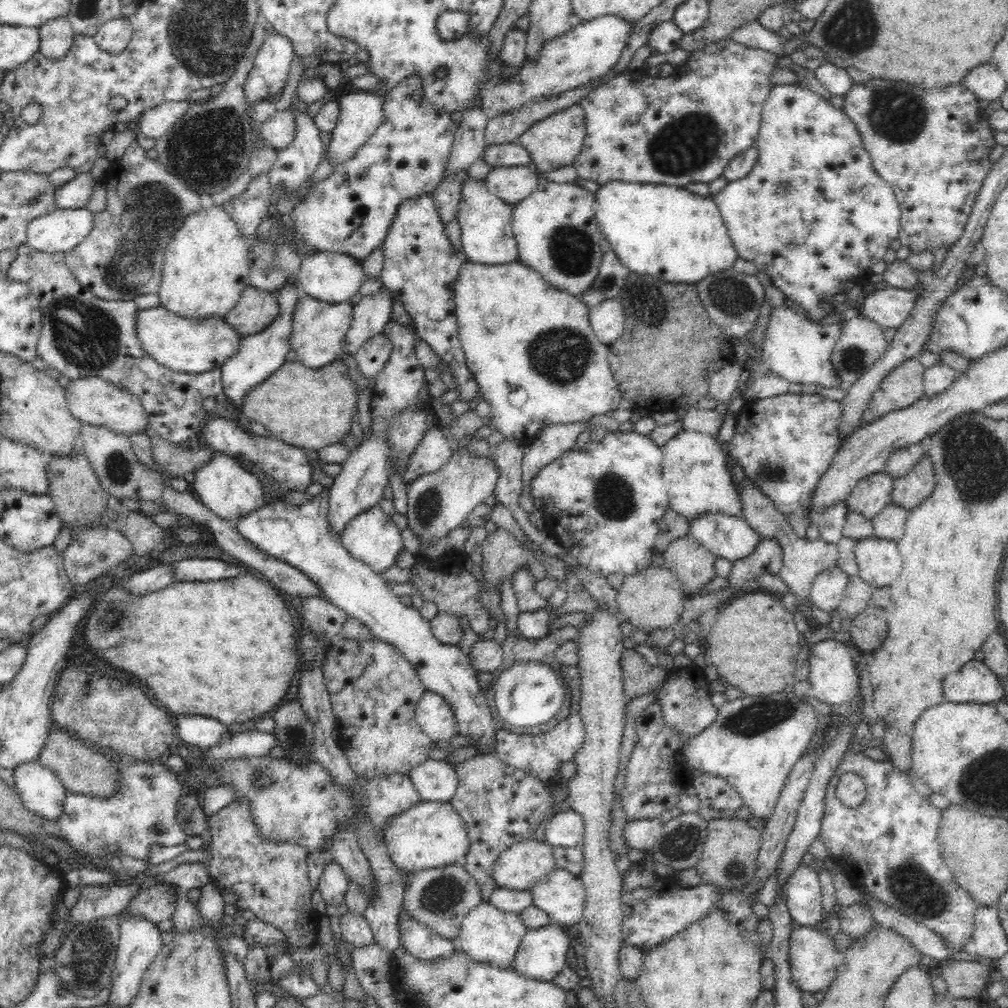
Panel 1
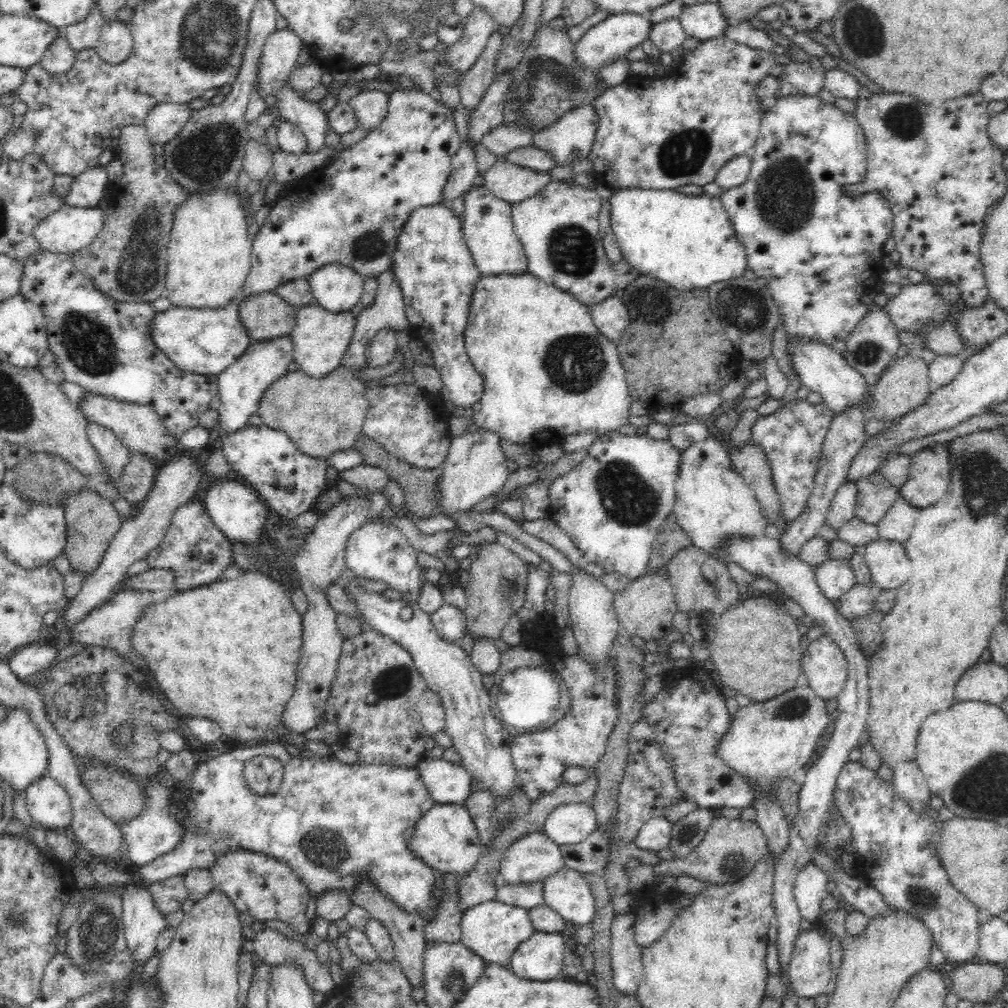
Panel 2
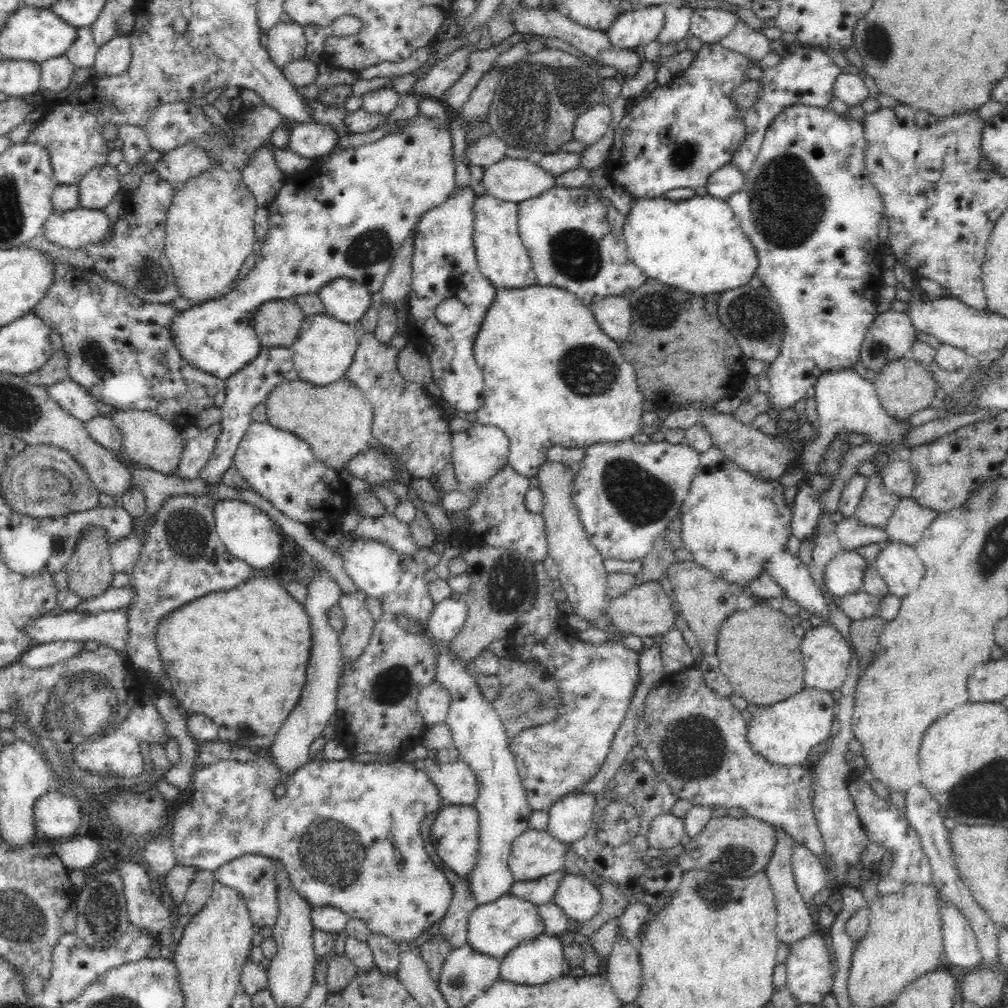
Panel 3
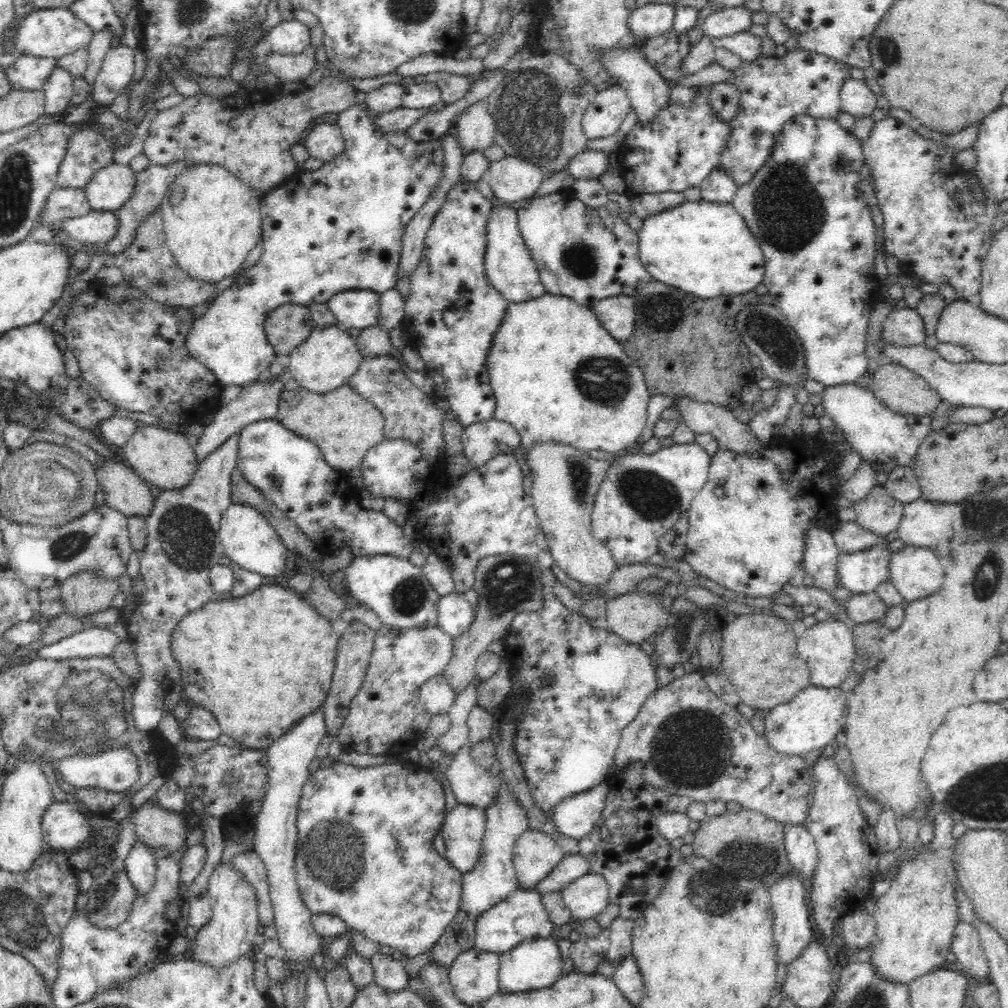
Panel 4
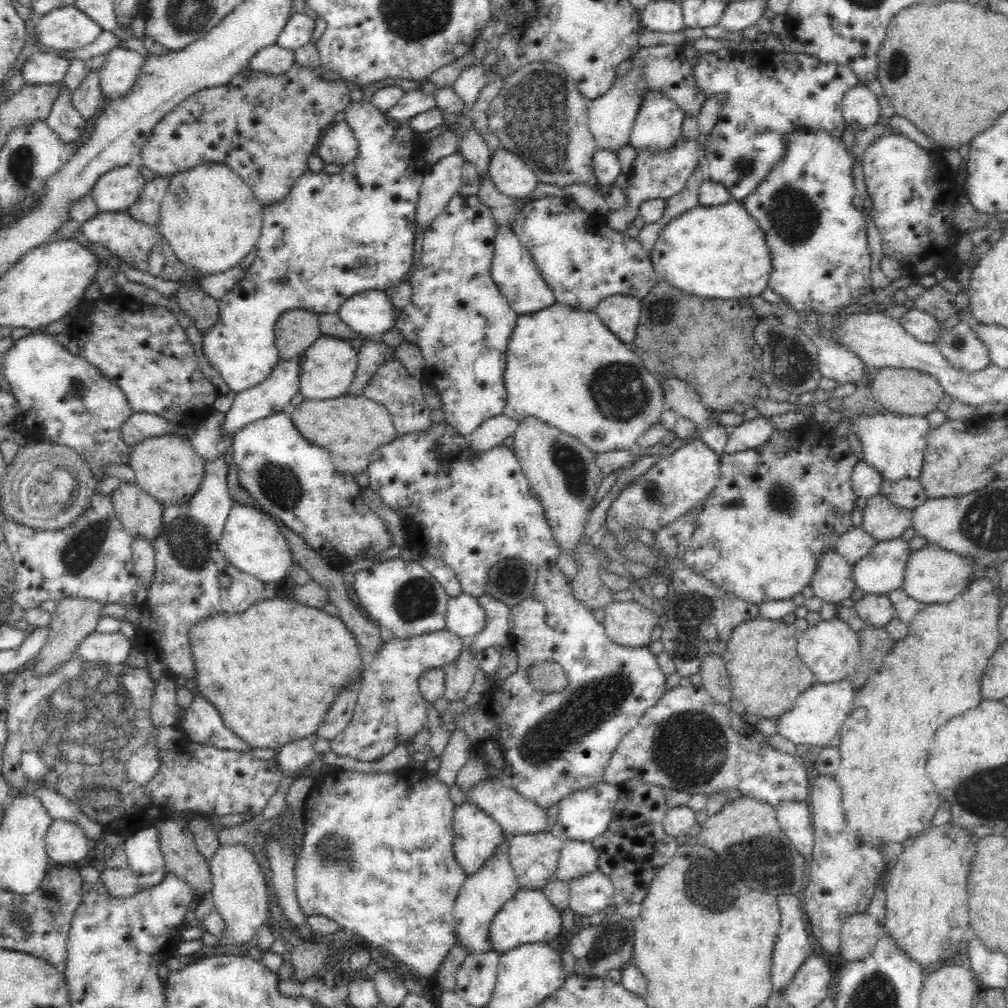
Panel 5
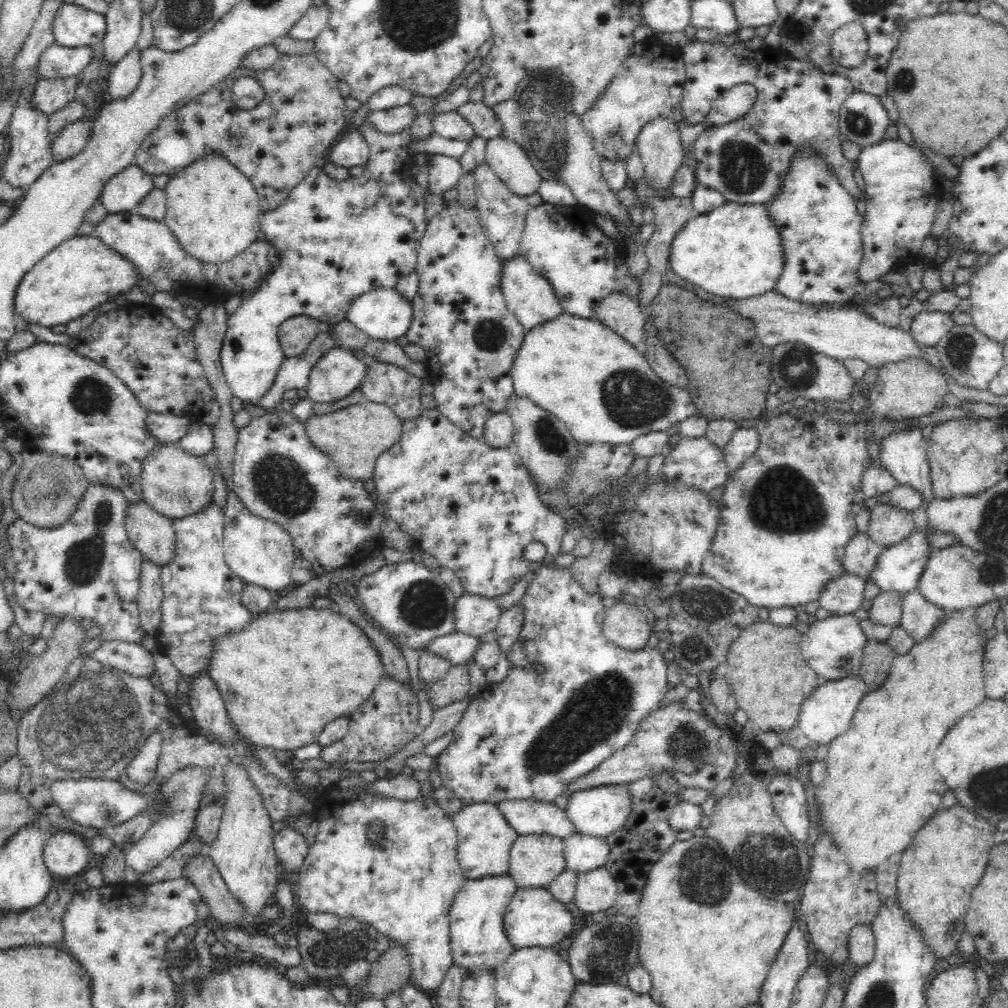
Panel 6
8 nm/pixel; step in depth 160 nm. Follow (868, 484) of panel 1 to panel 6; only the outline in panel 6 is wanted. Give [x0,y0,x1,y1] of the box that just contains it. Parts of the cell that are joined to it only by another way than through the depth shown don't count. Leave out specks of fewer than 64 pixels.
[866,502,914,547]

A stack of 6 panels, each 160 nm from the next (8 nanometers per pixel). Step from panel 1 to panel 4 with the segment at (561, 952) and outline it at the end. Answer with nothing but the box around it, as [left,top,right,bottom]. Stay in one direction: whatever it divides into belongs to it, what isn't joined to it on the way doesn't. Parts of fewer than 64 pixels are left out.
[499,936,563,993]

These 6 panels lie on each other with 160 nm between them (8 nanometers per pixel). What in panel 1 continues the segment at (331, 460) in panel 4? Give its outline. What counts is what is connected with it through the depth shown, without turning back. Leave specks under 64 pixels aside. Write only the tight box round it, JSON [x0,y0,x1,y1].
[240,358,356,451]

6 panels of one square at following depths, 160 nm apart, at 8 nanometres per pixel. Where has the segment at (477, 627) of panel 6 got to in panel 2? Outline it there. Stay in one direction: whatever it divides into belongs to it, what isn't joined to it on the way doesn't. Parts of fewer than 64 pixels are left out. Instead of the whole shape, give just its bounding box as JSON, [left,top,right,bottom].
[431,603,467,644]

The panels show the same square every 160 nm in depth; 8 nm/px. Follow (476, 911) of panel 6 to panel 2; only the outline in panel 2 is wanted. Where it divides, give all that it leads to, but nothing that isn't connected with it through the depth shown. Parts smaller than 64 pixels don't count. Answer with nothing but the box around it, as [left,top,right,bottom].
[334,568,518,800]

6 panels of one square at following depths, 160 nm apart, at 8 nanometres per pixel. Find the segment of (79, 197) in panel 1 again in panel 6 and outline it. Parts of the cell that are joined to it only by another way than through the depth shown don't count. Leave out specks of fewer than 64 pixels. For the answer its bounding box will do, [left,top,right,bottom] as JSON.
[98,162,154,214]

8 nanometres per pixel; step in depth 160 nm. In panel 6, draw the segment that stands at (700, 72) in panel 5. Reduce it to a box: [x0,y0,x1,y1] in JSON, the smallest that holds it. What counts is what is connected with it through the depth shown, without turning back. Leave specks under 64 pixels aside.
[681,41,862,205]

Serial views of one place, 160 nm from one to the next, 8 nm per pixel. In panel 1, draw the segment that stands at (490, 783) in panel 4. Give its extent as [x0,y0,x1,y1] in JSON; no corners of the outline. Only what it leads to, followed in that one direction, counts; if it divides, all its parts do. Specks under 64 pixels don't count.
[408,760,458,802]

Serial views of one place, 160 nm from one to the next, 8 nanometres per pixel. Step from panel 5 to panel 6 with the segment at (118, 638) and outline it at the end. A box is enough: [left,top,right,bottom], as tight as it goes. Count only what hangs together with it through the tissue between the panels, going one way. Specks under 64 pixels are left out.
[87,640,155,677]

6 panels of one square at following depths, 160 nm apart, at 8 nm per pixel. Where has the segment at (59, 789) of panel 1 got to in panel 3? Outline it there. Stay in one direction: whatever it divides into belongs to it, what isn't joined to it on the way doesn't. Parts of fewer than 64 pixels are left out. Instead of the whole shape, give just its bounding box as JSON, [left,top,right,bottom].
[32,788,82,840]

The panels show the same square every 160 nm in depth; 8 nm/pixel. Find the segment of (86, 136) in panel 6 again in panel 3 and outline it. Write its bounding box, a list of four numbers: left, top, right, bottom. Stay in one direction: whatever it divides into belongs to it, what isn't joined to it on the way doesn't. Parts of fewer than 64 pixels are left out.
[40,54,77,95]

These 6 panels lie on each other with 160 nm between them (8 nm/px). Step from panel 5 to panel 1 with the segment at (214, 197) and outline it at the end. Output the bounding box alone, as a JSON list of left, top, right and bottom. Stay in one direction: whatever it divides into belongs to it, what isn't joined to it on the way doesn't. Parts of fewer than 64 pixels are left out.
[156,203,251,318]

